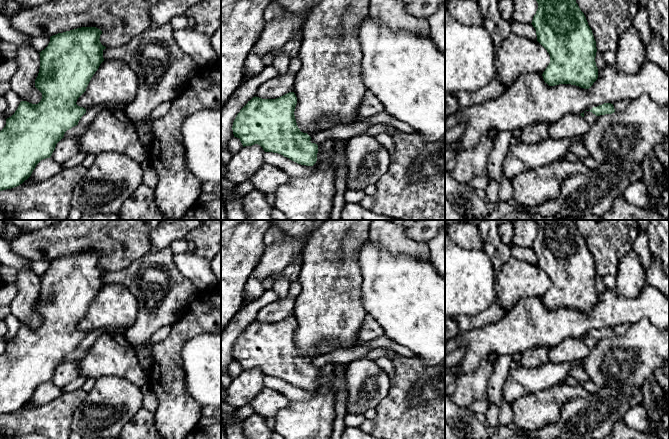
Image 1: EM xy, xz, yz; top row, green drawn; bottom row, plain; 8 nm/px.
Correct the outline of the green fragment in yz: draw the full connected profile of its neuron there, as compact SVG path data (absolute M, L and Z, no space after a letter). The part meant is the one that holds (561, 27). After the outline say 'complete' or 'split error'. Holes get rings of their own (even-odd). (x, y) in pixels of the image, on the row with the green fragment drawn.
M536 0L538 9L532 25L537 41L550 55L550 63L542 76L549 86L559 84L576 85L589 89L598 78L596 66L596 41L584 13L576 0Z; complete

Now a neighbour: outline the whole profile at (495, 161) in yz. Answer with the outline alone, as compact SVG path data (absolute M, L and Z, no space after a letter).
M510 131L499 132L494 139L494 147L489 155L487 164L488 177L499 184L499 198L500 201L504 202L513 198L512 182L504 176L503 172L503 161L512 137Z

